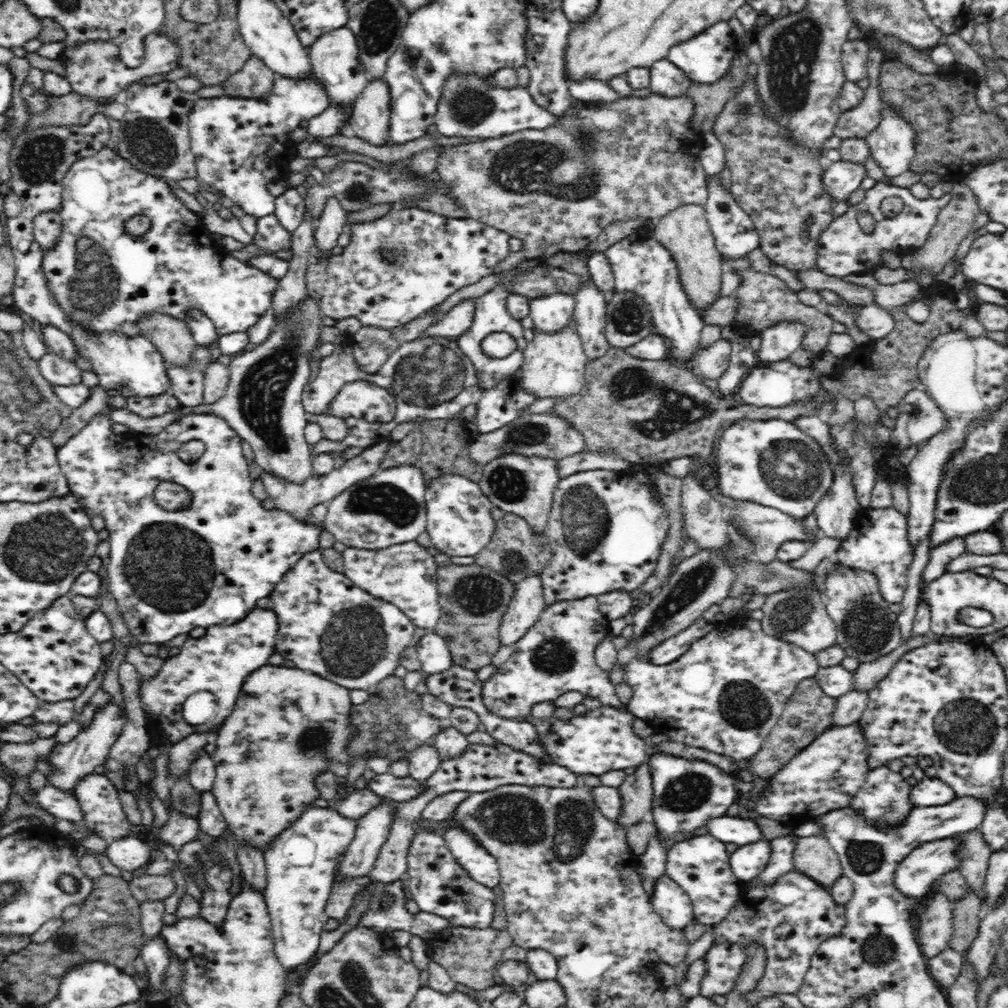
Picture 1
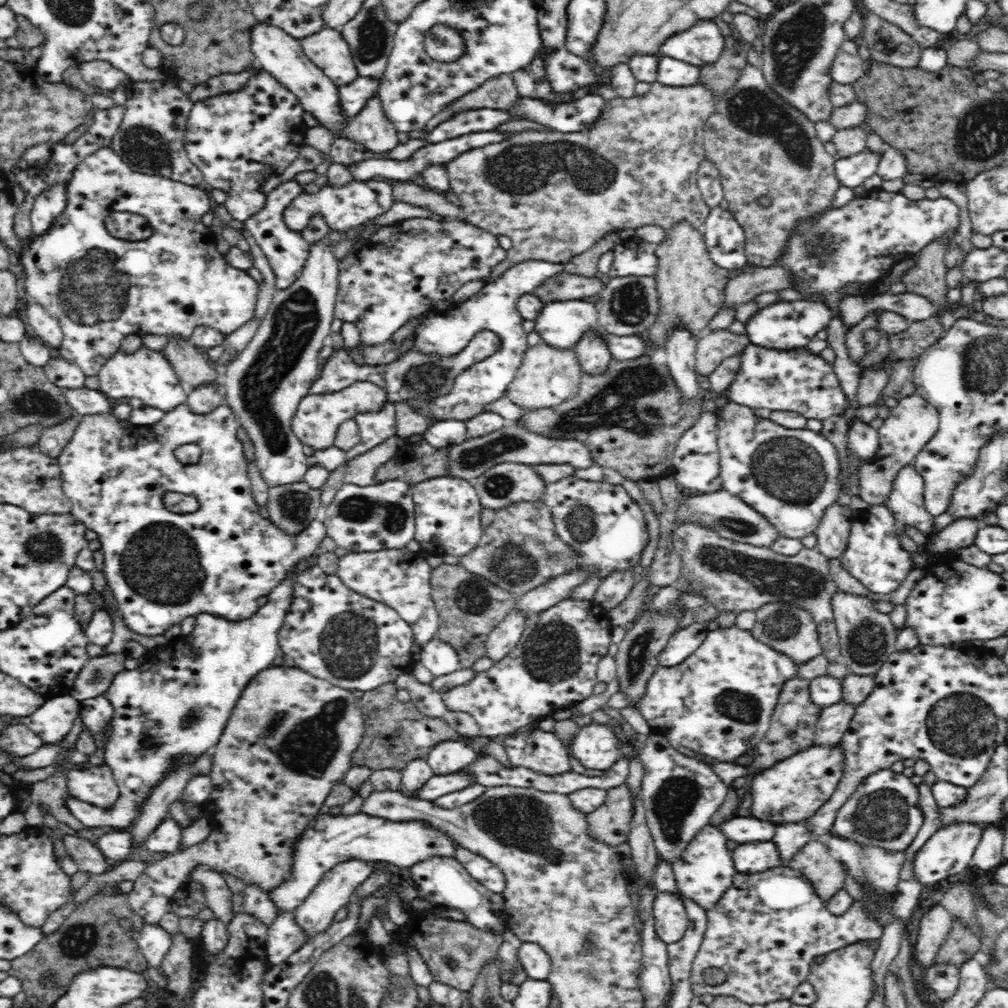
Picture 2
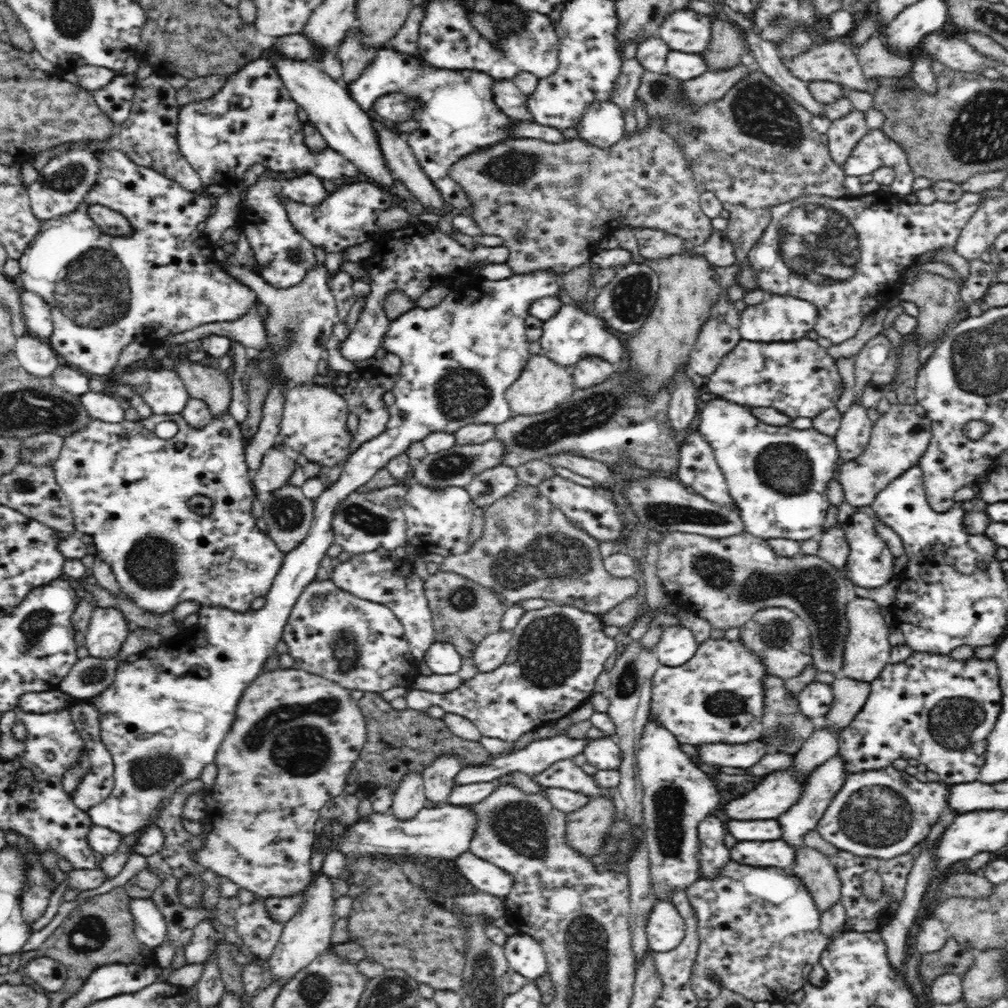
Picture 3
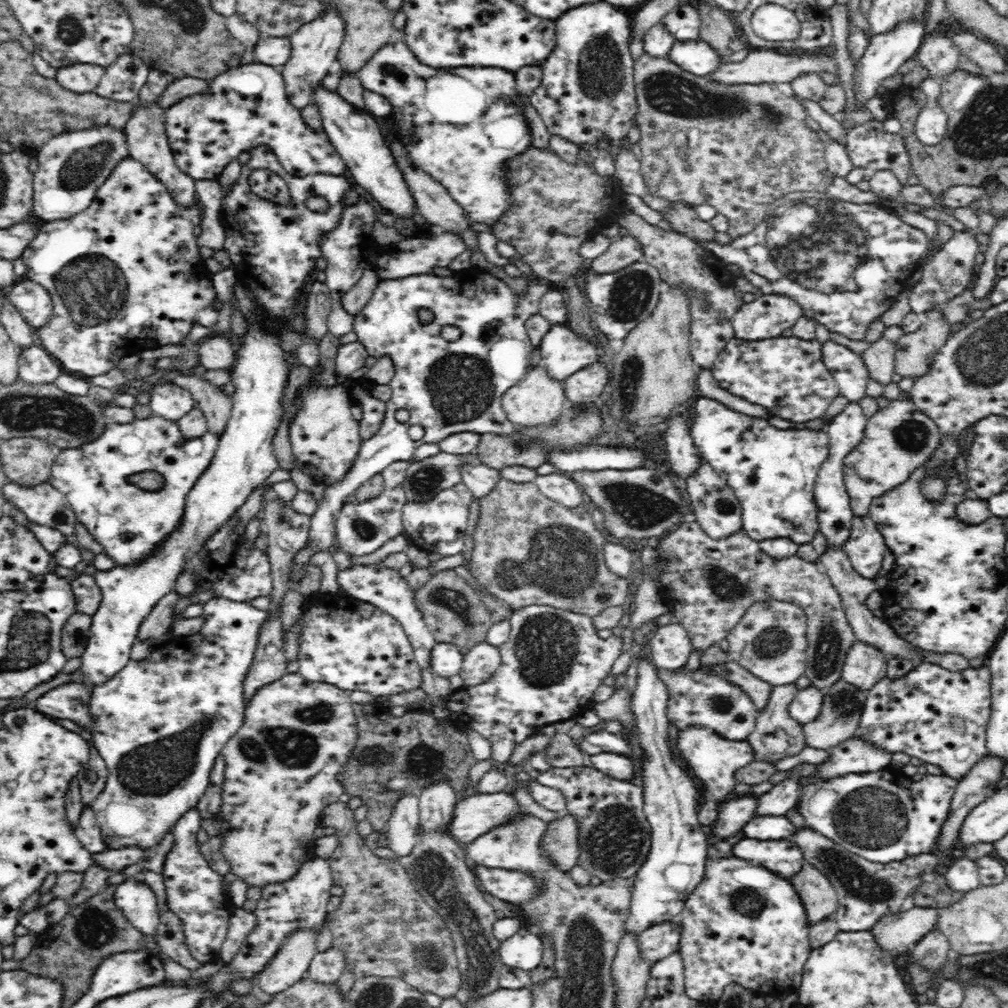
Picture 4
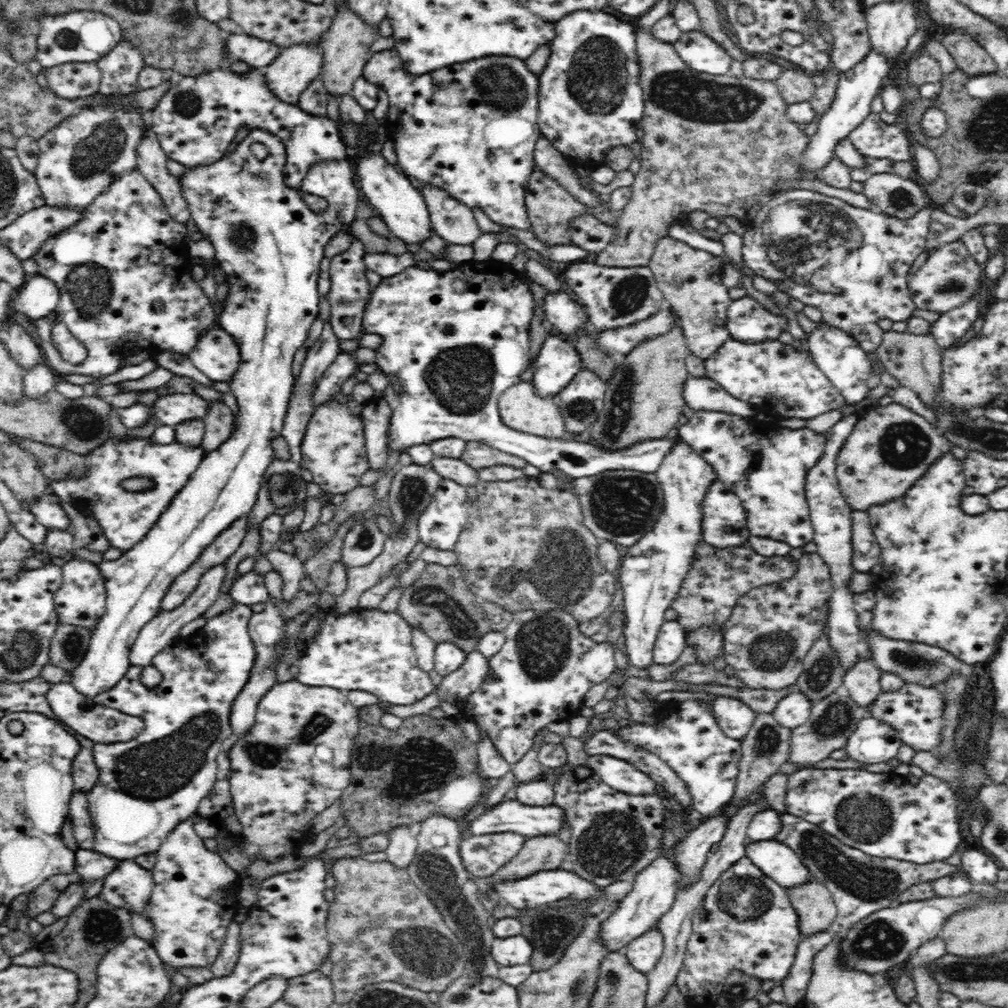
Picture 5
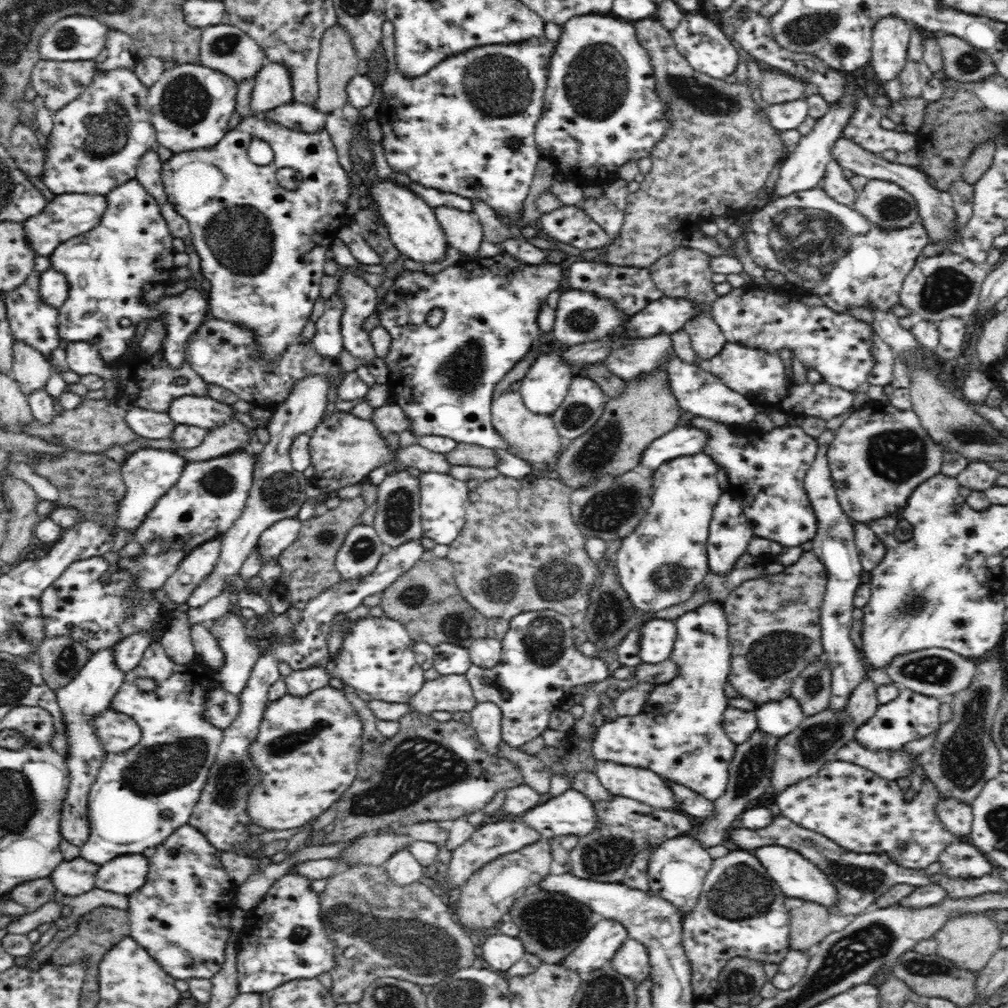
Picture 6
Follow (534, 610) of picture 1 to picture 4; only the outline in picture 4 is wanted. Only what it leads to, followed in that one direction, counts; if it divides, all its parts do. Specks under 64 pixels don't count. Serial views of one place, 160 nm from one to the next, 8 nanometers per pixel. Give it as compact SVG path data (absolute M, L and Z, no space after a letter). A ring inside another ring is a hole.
M486 642L474 645L463 655L463 662L459 670L462 678L462 688L482 684L496 672L500 666L501 654L498 646Z

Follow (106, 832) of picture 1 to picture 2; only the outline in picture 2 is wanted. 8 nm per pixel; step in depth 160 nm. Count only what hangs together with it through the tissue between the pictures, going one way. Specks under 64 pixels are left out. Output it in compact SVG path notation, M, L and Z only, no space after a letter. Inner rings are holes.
M106 764L69 770L67 786L69 796L98 808L112 808L120 795L112 770Z

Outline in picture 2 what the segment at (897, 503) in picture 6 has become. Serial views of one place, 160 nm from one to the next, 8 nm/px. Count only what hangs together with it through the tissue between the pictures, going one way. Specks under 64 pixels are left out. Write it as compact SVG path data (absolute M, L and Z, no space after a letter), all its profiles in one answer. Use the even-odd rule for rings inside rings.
M917 393L898 401L898 406L890 410L890 416L878 428L879 447L874 458L866 460L857 470L859 497L870 505L882 505L893 487L898 471L912 464L918 452L935 435L939 427L938 410L922 399Z

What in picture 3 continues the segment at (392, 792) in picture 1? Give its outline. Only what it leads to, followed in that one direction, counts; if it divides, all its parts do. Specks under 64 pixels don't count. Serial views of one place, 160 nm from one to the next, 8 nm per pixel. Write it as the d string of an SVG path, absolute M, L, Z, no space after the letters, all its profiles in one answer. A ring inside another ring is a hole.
M558 735L548 738L548 740L538 740L526 746L524 750L514 751L506 756L496 756L487 764L469 765L455 777L455 786L466 786L466 784L478 784L478 782L495 782L498 783L502 778L510 774L520 772L530 777L538 775L540 772L548 769L551 764L563 759L573 759L574 756L584 753L586 745L589 744L589 738L570 738L566 735Z

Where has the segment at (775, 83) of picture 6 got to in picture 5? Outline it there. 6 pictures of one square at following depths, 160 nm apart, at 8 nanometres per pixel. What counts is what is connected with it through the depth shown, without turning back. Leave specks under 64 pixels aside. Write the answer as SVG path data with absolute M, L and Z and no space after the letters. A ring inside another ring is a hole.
M784 69L774 81L788 105L809 101L816 90L812 76L790 69Z

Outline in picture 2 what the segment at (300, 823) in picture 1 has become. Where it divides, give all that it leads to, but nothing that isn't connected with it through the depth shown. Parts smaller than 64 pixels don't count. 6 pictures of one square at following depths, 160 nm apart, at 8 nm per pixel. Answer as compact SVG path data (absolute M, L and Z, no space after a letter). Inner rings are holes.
M362 812L353 816L331 816L318 814L309 826L298 836L292 848L293 874L283 881L268 897L278 907L278 916L269 926L267 936L267 957L271 965L282 964L310 938L294 920L294 909L316 888L333 866L348 860L363 860L375 864L389 862L405 871L406 868L430 858L430 856L455 856L456 842L452 837L436 830L422 820L393 822L378 816L367 816Z

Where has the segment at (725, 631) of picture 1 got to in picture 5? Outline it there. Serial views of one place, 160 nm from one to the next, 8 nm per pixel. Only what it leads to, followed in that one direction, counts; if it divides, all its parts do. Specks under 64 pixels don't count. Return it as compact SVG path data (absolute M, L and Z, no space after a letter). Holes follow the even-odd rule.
M717 696L706 703L718 721L718 726L733 740L744 739L756 720L757 713L739 699Z

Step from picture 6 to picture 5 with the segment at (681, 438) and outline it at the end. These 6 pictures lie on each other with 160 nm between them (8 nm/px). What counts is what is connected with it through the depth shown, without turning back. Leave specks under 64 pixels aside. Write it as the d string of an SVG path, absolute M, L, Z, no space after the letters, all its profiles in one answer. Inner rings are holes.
M470 256L465 262L457 264L453 269L447 272L436 272L424 265L414 265L412 268L406 268L406 271L400 272L395 276L384 277L379 286L373 288L369 302L365 307L364 317L362 318L362 334L378 334L382 336L383 339L382 345L378 348L378 351L375 352L375 363L388 379L388 386L386 386L384 397L392 410L390 430L388 430L388 454L394 450L405 452L407 448L416 445L429 445L435 440L461 438L465 441L484 443L506 454L518 456L518 458L524 459L527 464L533 464L536 468L539 468L541 472L548 473L553 468L554 470L562 470L564 474L568 474L568 476L574 479L594 476L609 470L652 473L658 470L664 456L670 452L670 448L672 448L674 444L678 444L678 439L680 438L678 438L677 435L674 437L666 436L661 439L646 439L642 442L632 444L628 448L608 450L608 448L600 448L590 441L568 441L561 438L544 438L538 435L526 434L525 432L515 431L513 428L503 423L498 409L499 397L508 387L518 384L518 382L520 382L520 375L530 366L529 330L531 330L531 322L533 322L534 318L534 307L535 301L529 284L523 281L522 278L519 277L519 274L510 268L510 264L498 262L493 259L474 261Z

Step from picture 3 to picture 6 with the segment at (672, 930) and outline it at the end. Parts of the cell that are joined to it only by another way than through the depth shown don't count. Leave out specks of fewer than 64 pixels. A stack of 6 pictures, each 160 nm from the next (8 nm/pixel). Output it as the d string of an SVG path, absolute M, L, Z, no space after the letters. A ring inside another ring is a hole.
M626 939L610 960L614 970L626 975L636 984L649 978L650 965L647 948L637 940Z

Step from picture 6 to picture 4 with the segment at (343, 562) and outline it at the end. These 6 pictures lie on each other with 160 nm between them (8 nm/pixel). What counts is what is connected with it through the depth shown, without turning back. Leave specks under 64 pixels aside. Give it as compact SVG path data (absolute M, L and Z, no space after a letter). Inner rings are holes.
M406 460L389 464L381 472L384 477L384 488L380 496L356 504L343 504L335 519L335 539L336 544L348 555L366 556L366 554L372 554L390 538L404 532L403 506L406 503L404 482L409 466L410 463Z

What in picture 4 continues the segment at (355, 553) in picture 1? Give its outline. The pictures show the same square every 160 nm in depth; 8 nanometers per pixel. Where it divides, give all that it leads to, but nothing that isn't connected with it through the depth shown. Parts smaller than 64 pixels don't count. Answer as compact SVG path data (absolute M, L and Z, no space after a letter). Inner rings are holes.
M384 564L356 565L344 568L337 572L338 586L346 590L348 596L373 604L380 610L393 616L408 635L408 640L414 649L415 662L424 670L430 670L430 656L436 639L427 628L422 613L417 609L414 602L414 591L408 587L406 579L400 576L398 570L388 568Z

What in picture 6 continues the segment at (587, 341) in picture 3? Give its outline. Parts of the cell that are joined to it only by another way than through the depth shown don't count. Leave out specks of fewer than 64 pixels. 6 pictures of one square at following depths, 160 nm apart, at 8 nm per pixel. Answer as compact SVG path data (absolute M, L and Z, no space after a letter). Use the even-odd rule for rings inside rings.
M550 344L550 348L550 351L538 355L520 380L522 403L538 415L551 416L563 404L575 372L561 358L563 346Z

